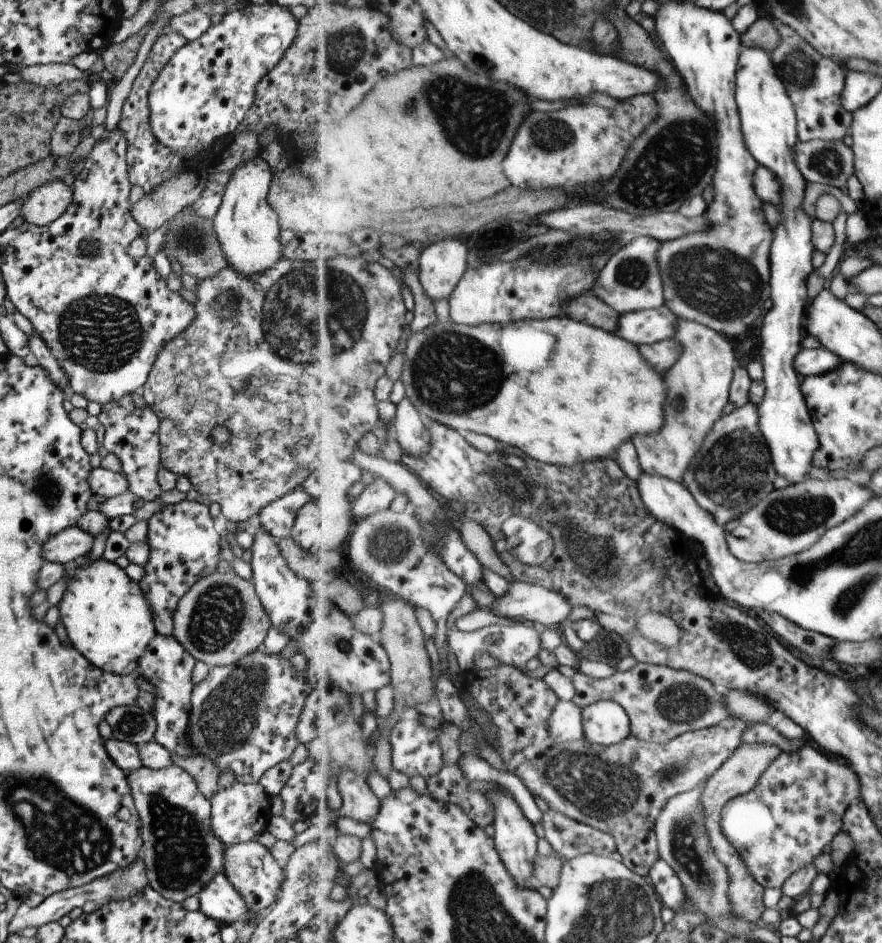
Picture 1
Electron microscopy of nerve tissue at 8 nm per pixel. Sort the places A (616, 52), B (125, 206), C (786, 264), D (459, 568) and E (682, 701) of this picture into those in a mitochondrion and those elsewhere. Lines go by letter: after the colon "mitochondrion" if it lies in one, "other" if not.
A: other
B: other
C: other
D: other
E: mitochondrion

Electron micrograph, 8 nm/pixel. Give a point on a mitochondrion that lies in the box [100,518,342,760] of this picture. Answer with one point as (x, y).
(229, 713)

